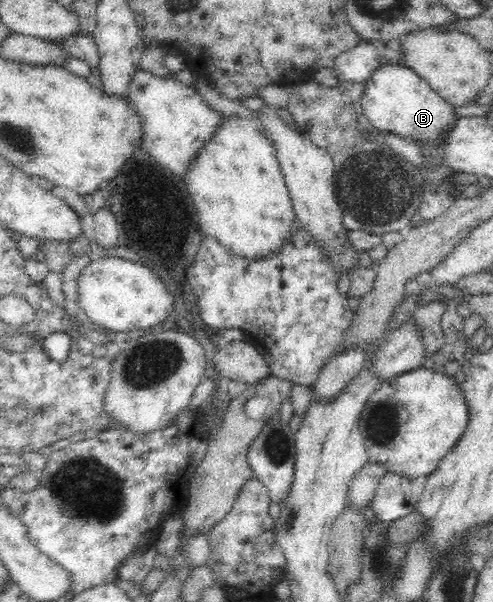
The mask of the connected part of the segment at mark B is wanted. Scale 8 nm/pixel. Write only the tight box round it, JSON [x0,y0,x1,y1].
[360,60,457,146]

